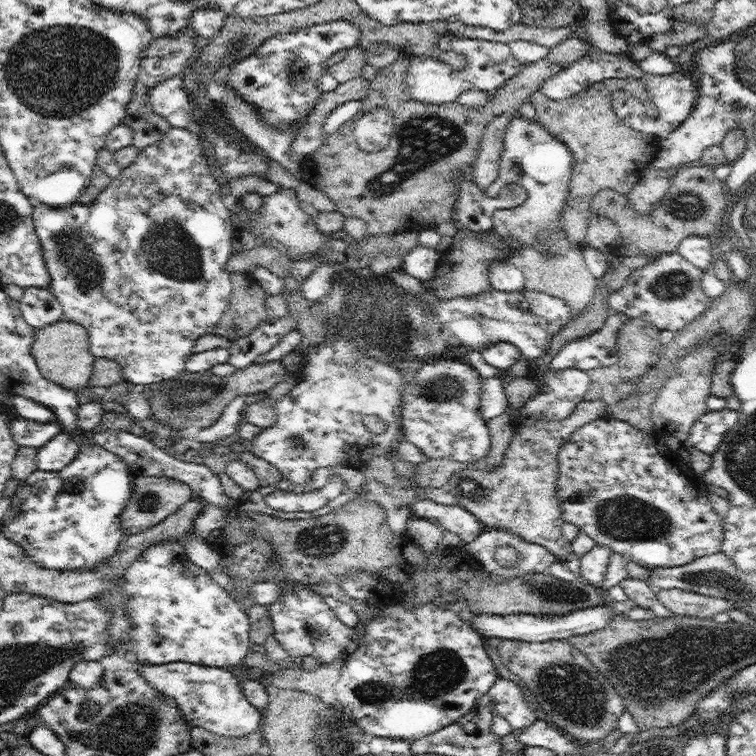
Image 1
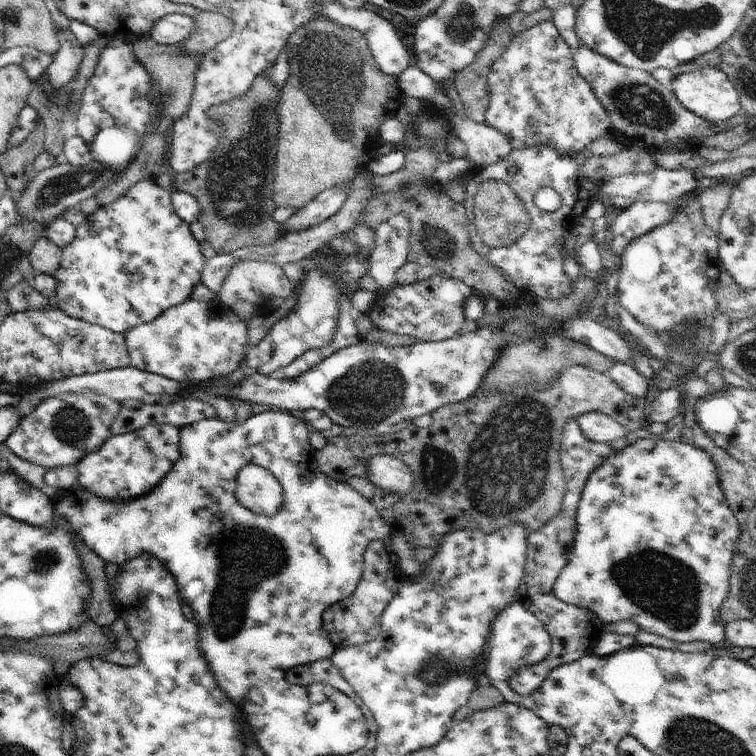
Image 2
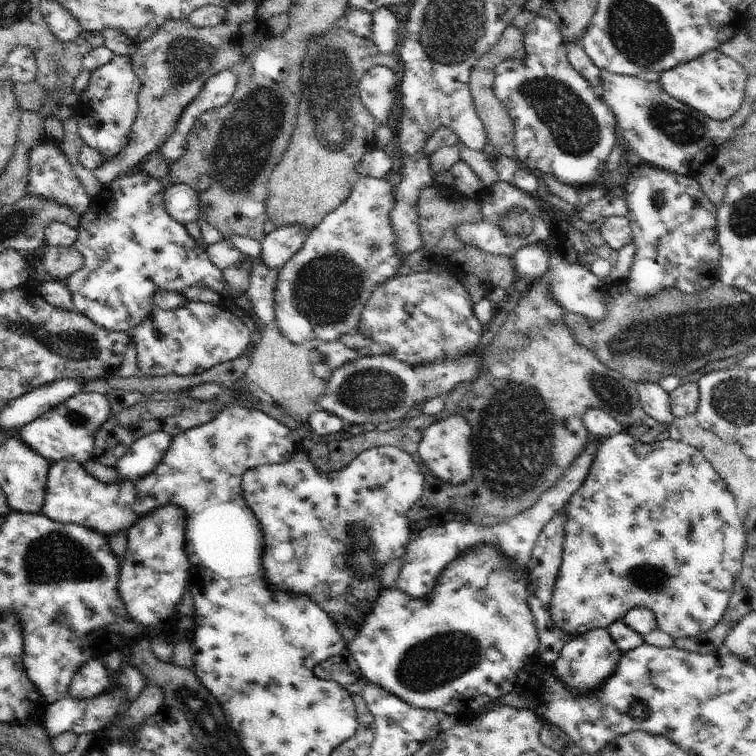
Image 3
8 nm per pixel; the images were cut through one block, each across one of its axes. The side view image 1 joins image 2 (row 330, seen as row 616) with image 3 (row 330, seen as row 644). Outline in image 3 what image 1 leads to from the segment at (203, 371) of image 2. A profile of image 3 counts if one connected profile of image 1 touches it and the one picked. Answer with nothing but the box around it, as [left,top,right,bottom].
[130,301,252,376]

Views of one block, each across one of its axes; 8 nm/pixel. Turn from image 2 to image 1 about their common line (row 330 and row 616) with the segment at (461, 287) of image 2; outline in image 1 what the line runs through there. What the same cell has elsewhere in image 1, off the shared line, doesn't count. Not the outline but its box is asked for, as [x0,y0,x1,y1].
[334,602,499,741]

